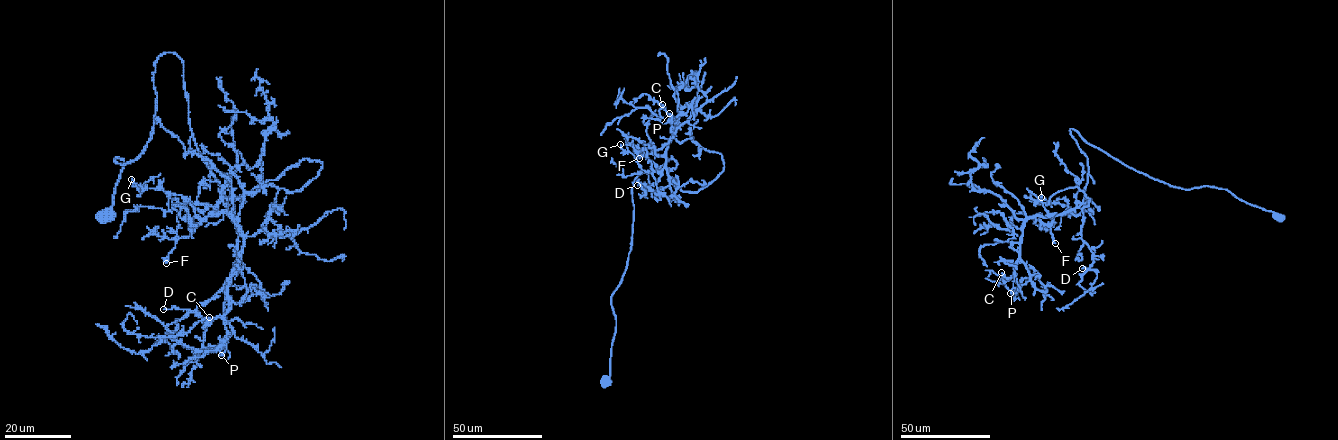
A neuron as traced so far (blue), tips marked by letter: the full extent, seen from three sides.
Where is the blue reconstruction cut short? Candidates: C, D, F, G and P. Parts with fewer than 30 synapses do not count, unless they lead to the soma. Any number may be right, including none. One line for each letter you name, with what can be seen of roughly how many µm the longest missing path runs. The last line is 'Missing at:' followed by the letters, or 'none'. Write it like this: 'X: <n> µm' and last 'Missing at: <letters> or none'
F: 45 µm
Missing at: F

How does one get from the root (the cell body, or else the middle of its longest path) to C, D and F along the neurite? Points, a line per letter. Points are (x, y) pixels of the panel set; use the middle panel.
C: (606, 382), (633, 182), (646, 173), (652, 191), (669, 185), (666, 150), (680, 125), (660, 116), (662, 104)
D: (606, 382), (633, 182), (646, 173), (652, 191), (679, 186), (664, 196), (637, 185)
F: (606, 382), (633, 182), (647, 173), (652, 191), (669, 182), (664, 156), (639, 158)

